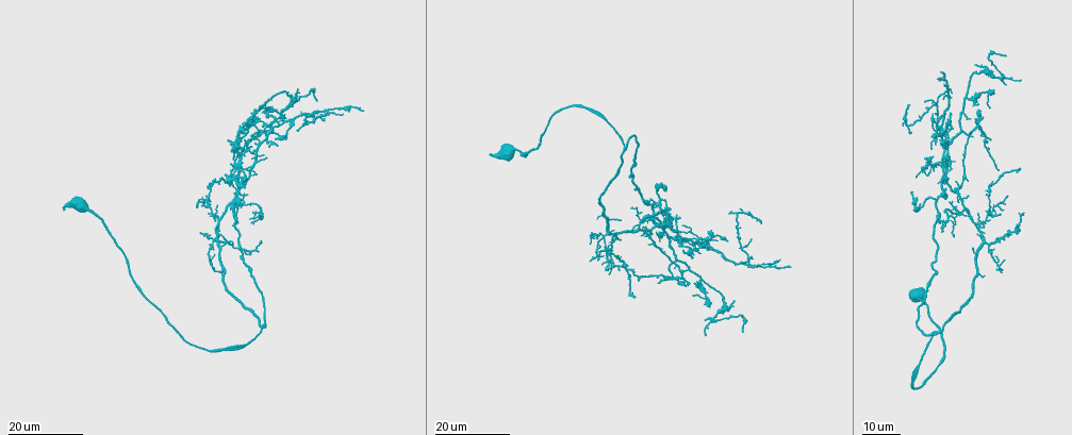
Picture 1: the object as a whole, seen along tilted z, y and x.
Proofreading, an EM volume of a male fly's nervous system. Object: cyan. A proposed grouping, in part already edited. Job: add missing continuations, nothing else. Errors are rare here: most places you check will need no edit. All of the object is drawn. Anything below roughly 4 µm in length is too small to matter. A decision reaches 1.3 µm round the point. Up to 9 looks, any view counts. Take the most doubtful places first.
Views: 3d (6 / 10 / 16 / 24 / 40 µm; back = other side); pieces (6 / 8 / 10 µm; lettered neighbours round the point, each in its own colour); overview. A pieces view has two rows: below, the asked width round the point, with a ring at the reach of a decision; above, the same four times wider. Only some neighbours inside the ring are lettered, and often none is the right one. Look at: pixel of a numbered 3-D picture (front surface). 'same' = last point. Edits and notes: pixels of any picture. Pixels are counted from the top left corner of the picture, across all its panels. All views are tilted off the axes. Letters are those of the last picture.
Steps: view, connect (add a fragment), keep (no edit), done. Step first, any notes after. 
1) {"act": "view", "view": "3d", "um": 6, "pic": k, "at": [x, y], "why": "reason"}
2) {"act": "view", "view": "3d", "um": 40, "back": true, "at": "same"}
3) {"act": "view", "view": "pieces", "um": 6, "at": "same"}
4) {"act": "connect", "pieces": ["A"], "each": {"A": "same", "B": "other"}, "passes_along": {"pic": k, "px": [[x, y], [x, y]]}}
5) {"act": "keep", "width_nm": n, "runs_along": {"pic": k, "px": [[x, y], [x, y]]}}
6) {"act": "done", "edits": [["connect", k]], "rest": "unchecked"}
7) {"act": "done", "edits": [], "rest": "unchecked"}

{"act": "view", "view": "3d", "um": 24, "pic": 1, "at": [317, 99], "why": "free end"}

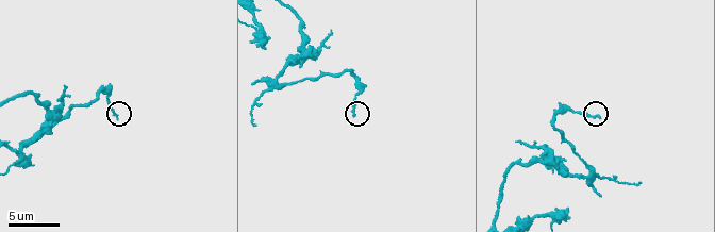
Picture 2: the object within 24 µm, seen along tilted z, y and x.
{"act": "view", "view": "pieces", "um": 10, "pic": 2, "at": [118, 117]}

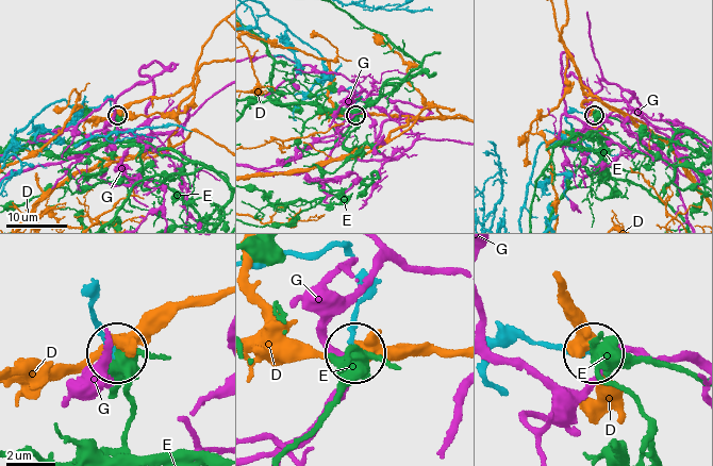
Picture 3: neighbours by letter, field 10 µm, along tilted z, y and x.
{"act": "keep", "each": {"D": "other", "E": "other", "G": "other"}, "runs_along": {"pic": 3, "px": [[493, 350], [502, 340], [519, 337], [587, 351]]}, "found": "none of them fits"}

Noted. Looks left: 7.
{"act": "view", "view": "3d", "um": 16, "pic": 1, "at": [1021, 168], "why": "long arm stops here"}

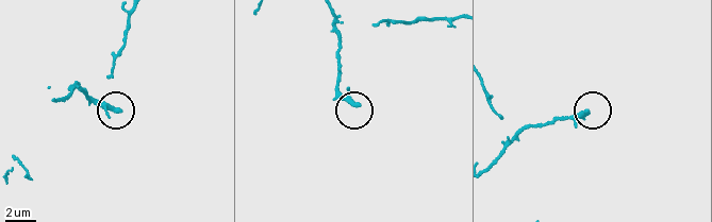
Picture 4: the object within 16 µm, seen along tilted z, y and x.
{"act": "view", "view": "pieces", "um": 10, "pic": 4, "at": [117, 112]}

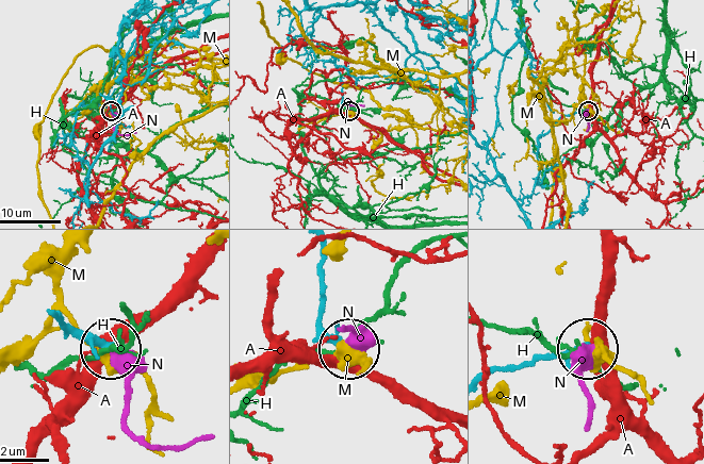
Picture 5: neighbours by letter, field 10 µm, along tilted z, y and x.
{"act": "keep", "each": {"A": "other", "H": "other", "M": "other", "N": "other"}, "runs_along": {"pic": 5, "px": [[55, 318], [62, 328], [108, 348]]}, "found": "none of them fits"}

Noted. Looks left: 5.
{"act": "view", "view": "3d", "um": 24, "pic": 1, "at": [907, 105], "why": "branch stops here"}

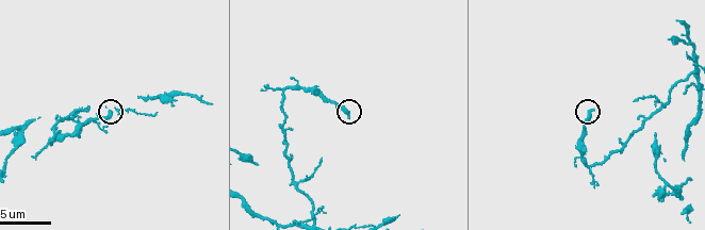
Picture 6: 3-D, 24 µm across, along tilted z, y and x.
{"act": "view", "view": "pieces", "um": 8, "pic": 6, "at": [111, 113]}

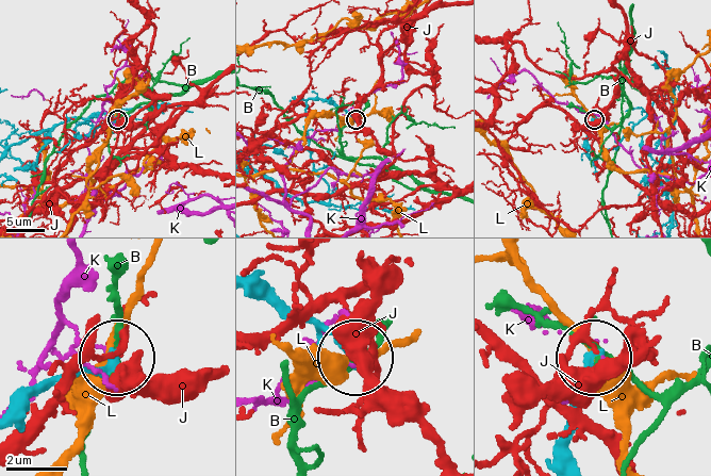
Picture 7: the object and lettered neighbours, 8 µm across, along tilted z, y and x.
{"act": "keep", "width_nm": 230, "each": {"B": "other", "J": "other", "K": "other", "L": "other"}, "runs_along": {"pic": 7, "px": [[563, 447], [595, 358]]}, "found": "no lettered fragment goes on from it"}

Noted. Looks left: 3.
{"act": "view", "view": "3d", "um": 24, "pic": 1, "at": [229, 139], "why": "branch stops here"}

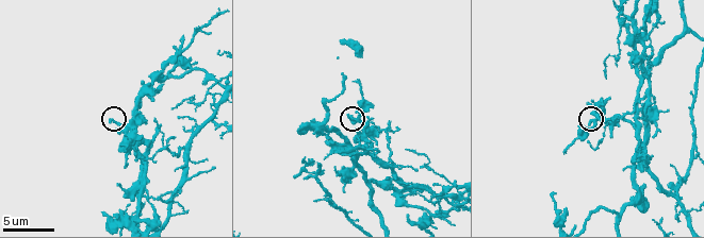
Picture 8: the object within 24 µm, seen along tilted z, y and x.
{"act": "view", "view": "pieces", "um": 8, "pic": 8, "at": [110, 119]}

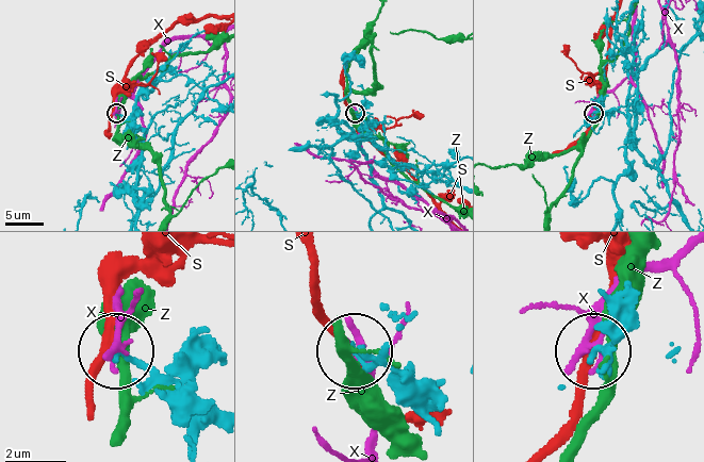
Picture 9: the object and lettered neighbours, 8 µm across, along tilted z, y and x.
{"act": "keep", "width_nm": 170, "each": {"S": "other", "X": "other", "Z": "other"}, "found": "none of them fits"}

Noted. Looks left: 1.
{"act": "done", "edits": [], "rest": "unchecked"}

